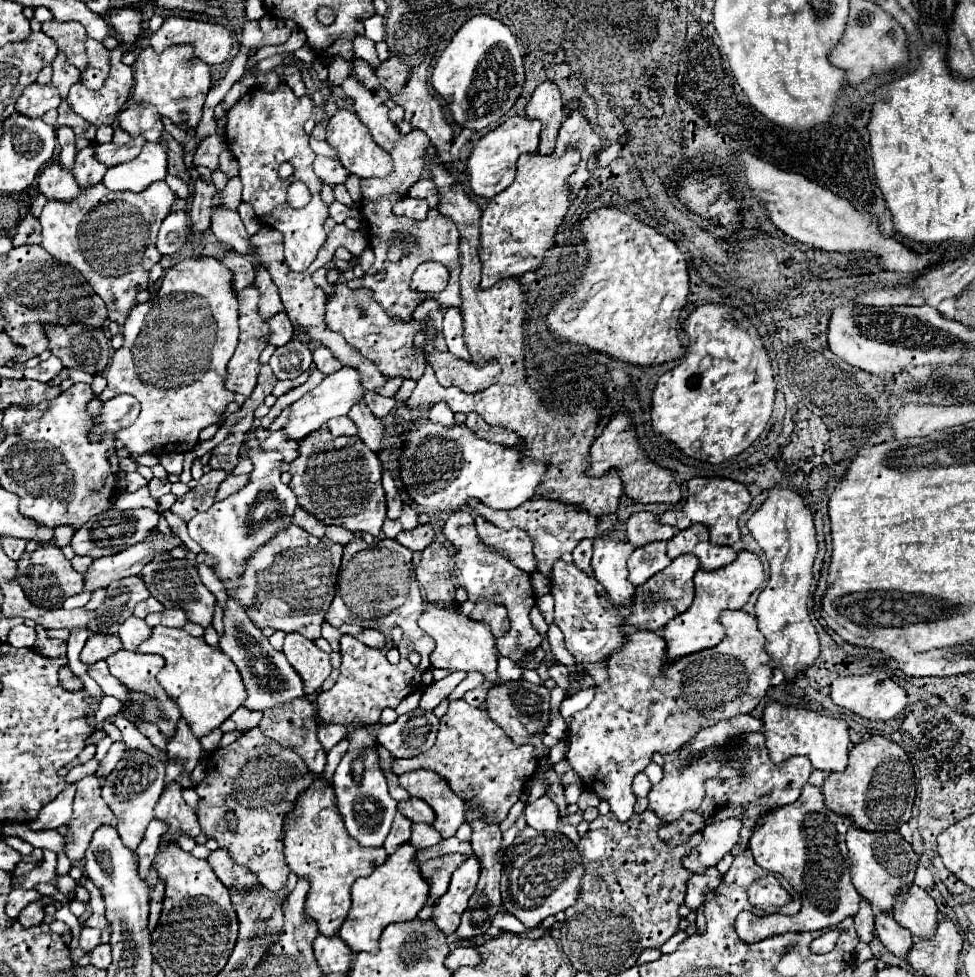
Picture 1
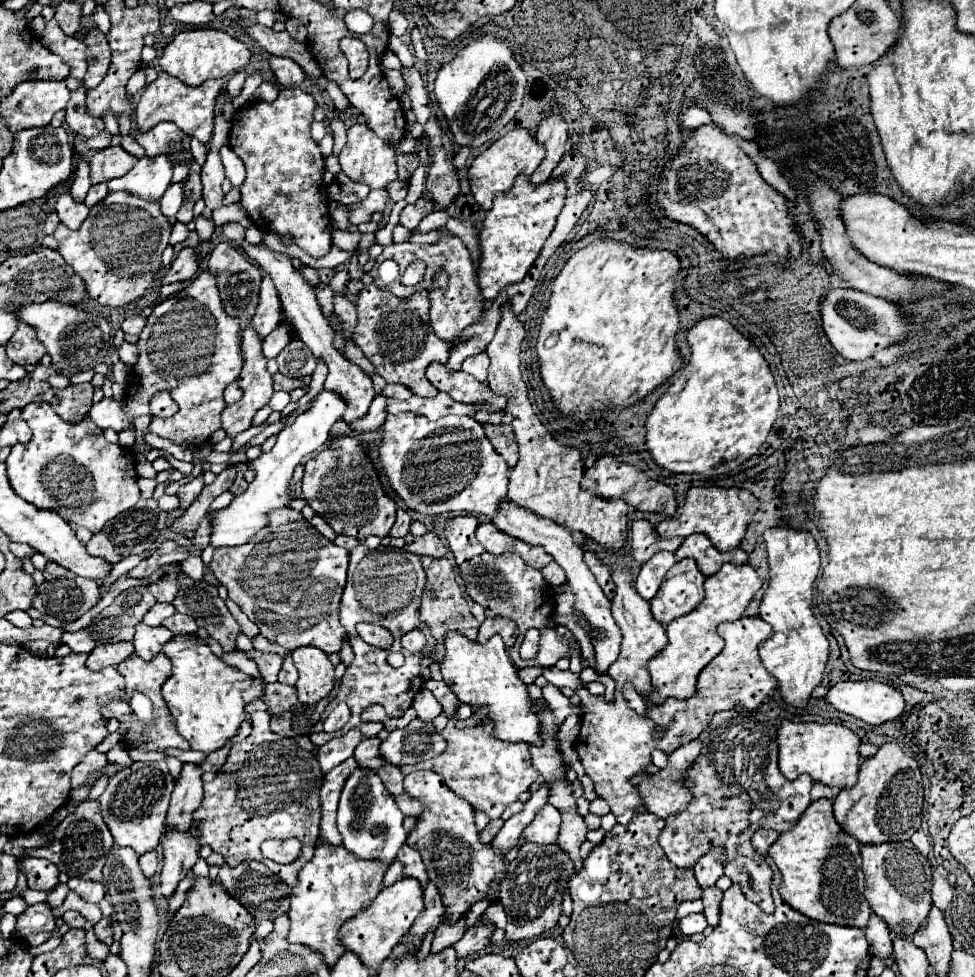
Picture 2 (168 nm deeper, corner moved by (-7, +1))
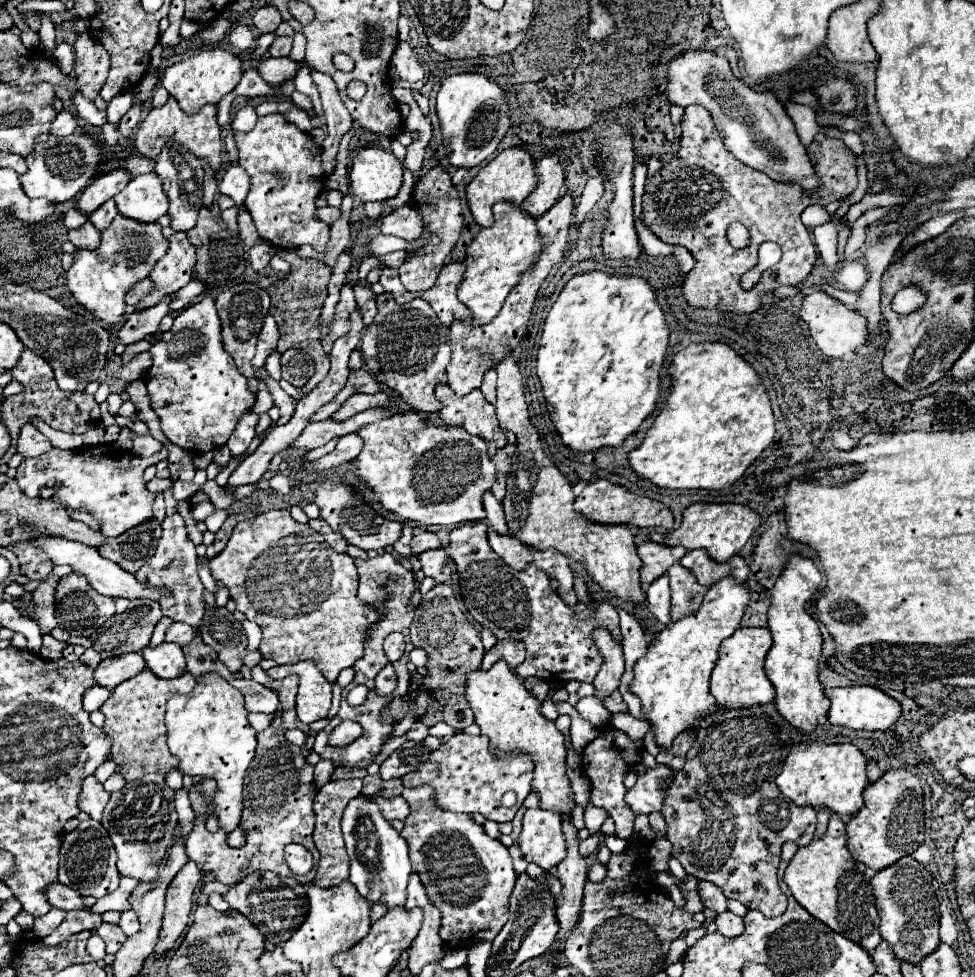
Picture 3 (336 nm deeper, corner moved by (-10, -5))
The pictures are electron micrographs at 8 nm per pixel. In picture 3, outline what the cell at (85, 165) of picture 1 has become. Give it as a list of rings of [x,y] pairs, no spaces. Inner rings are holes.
[[[107,200],[101,208],[97,208],[97,210],[89,216],[89,220],[93,222],[93,226],[95,226],[97,230],[101,230],[101,228],[107,228],[107,226],[109,226],[109,222],[113,220],[115,214],[117,214],[115,202],[113,202],[113,200]]]

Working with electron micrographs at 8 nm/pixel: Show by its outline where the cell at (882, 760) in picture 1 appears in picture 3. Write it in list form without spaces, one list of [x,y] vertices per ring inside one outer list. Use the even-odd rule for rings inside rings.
[[[891,768],[863,790],[863,808],[845,824],[847,848],[853,858],[873,870],[913,854],[923,842],[923,790],[919,778],[907,768]]]

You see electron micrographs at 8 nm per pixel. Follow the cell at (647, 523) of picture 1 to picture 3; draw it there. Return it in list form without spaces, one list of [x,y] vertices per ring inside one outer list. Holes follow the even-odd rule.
[[[645,540],[637,546],[637,552],[639,552],[639,558],[643,562],[643,566],[639,570],[641,584],[643,584],[643,588],[647,588],[655,578],[665,574],[669,566],[673,566],[679,558],[683,558],[683,554],[687,550],[681,546],[665,546],[665,544]]]

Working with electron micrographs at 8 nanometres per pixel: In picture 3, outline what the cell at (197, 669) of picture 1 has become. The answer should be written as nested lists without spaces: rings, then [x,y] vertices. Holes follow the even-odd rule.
[[[217,672],[197,676],[195,688],[189,694],[179,694],[167,700],[165,722],[169,750],[179,758],[179,770],[183,774],[217,780],[217,820],[225,832],[233,832],[239,826],[243,808],[243,778],[257,746],[255,730],[249,726],[247,714],[241,692]]]

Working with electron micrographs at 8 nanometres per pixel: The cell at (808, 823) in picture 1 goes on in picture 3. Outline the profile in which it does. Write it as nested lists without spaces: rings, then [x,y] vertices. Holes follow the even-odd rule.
[[[831,812],[827,832],[823,838],[811,840],[807,846],[799,846],[795,856],[791,858],[783,882],[793,892],[793,898],[817,920],[827,924],[831,930],[851,938],[861,944],[867,952],[871,952],[879,942],[879,916],[873,900],[873,888],[869,880],[873,878],[873,870],[865,864],[857,862],[847,850],[845,824],[841,816]]]

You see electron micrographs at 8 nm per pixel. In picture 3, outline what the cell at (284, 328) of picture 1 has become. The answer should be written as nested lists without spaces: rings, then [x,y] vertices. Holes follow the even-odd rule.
[[[279,352],[269,354],[269,358],[267,358],[267,362],[265,362],[265,370],[269,372],[271,378],[281,380],[281,354],[279,354]]]

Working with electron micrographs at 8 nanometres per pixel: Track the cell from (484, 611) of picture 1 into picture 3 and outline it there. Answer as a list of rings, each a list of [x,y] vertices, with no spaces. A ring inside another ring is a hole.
[[[497,640],[497,644],[489,652],[485,652],[481,668],[491,668],[499,658],[515,668],[525,660],[525,646],[519,640]]]

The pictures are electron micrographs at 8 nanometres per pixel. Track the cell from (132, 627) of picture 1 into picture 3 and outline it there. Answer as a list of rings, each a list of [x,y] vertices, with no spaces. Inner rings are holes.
[[[161,642],[159,646],[147,644],[141,648],[141,656],[147,662],[147,668],[159,678],[173,678],[185,670],[185,656],[179,644]]]

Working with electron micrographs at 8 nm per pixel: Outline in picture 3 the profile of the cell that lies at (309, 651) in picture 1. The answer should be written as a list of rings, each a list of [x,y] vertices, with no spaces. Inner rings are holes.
[[[301,660],[293,666],[275,666],[269,672],[273,670],[277,670],[279,678],[287,674],[299,676],[297,718],[301,722],[311,724],[327,716],[331,708],[331,682],[319,672],[315,660]]]

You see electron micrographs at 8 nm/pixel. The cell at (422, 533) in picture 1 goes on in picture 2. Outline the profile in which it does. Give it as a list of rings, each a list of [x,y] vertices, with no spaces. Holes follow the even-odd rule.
[[[432,532],[416,538],[412,544],[406,546],[406,550],[412,552],[412,554],[430,556],[430,558],[444,558],[446,552],[448,552],[446,546],[444,546],[444,542],[436,534],[432,534]]]

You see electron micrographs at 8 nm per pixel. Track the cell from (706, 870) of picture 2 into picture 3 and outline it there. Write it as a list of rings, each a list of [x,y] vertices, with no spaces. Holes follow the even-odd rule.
[[[699,881],[699,896],[705,904],[705,908],[711,908],[715,912],[725,912],[727,910],[727,898],[721,892],[719,886],[711,884],[709,881]]]

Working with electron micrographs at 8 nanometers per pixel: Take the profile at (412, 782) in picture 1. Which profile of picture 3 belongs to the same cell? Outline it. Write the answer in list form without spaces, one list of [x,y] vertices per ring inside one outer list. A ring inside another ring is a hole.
[[[429,784],[405,788],[403,798],[411,806],[411,814],[405,820],[405,828],[401,836],[405,836],[409,844],[409,858],[413,870],[419,874],[423,886],[427,888],[429,900],[441,910],[441,938],[449,946],[471,946],[481,940],[493,940],[501,926],[507,920],[509,912],[509,896],[515,886],[515,870],[511,864],[509,850],[495,838],[489,838],[485,828],[477,824],[471,814],[457,814],[439,808],[437,800],[433,798],[435,790]]]

